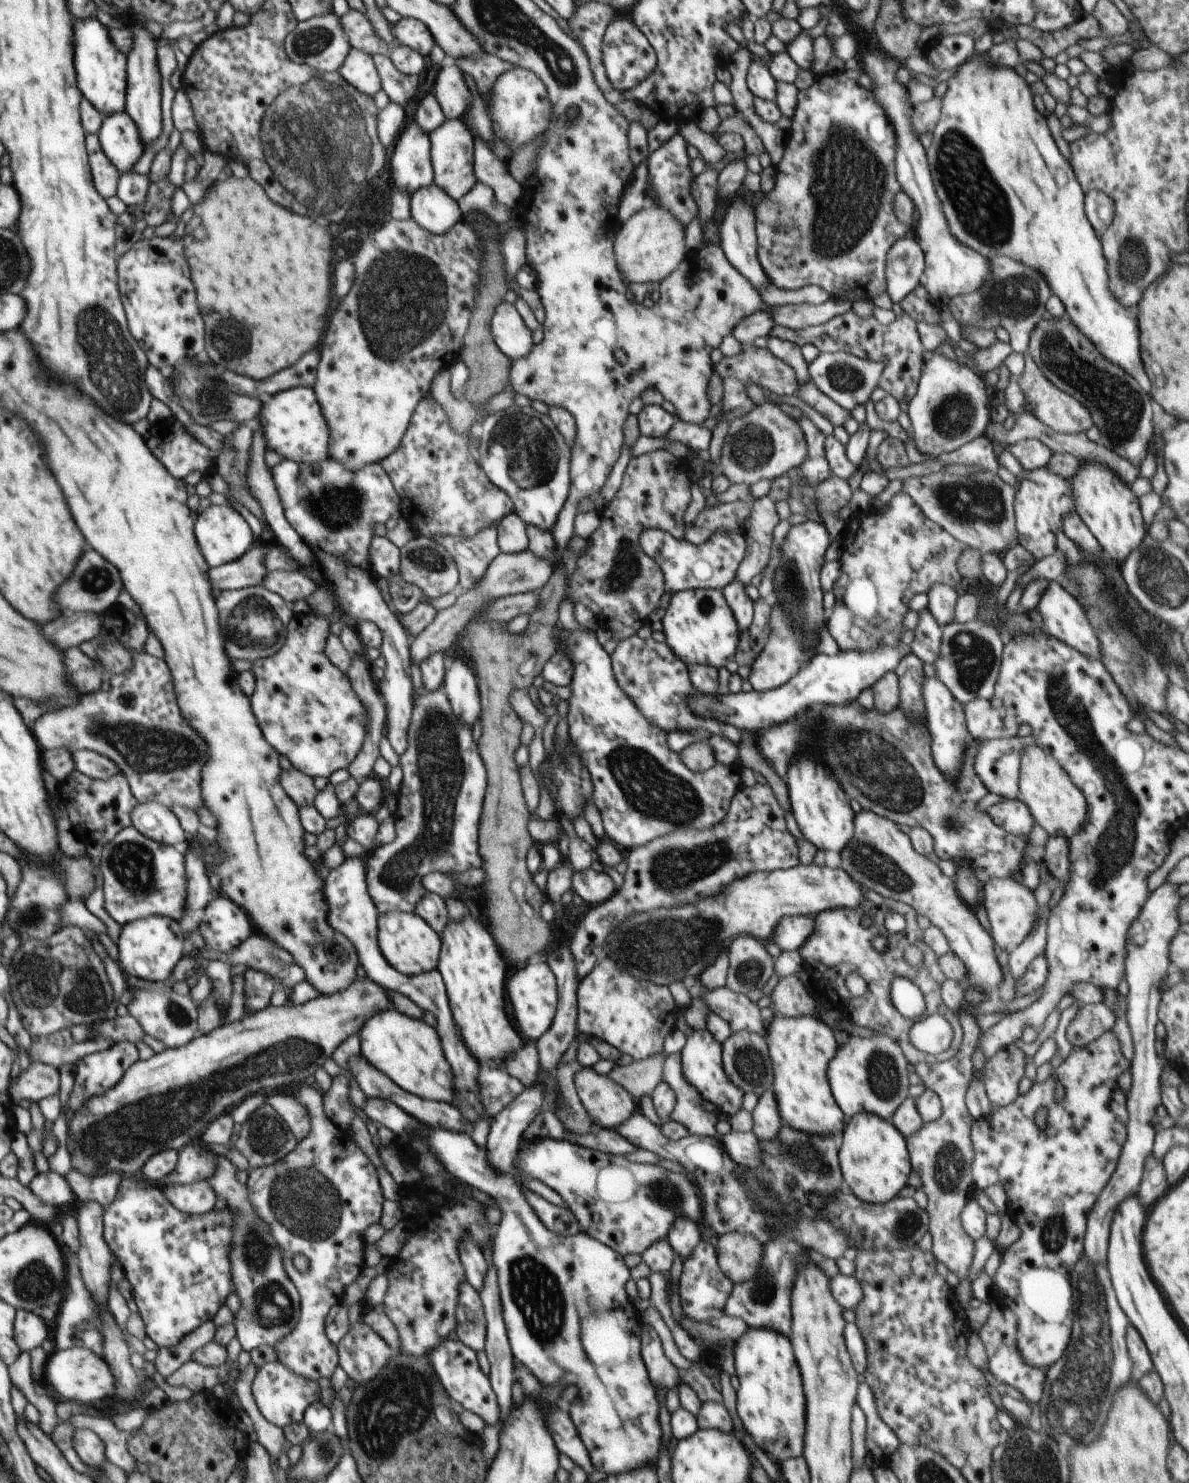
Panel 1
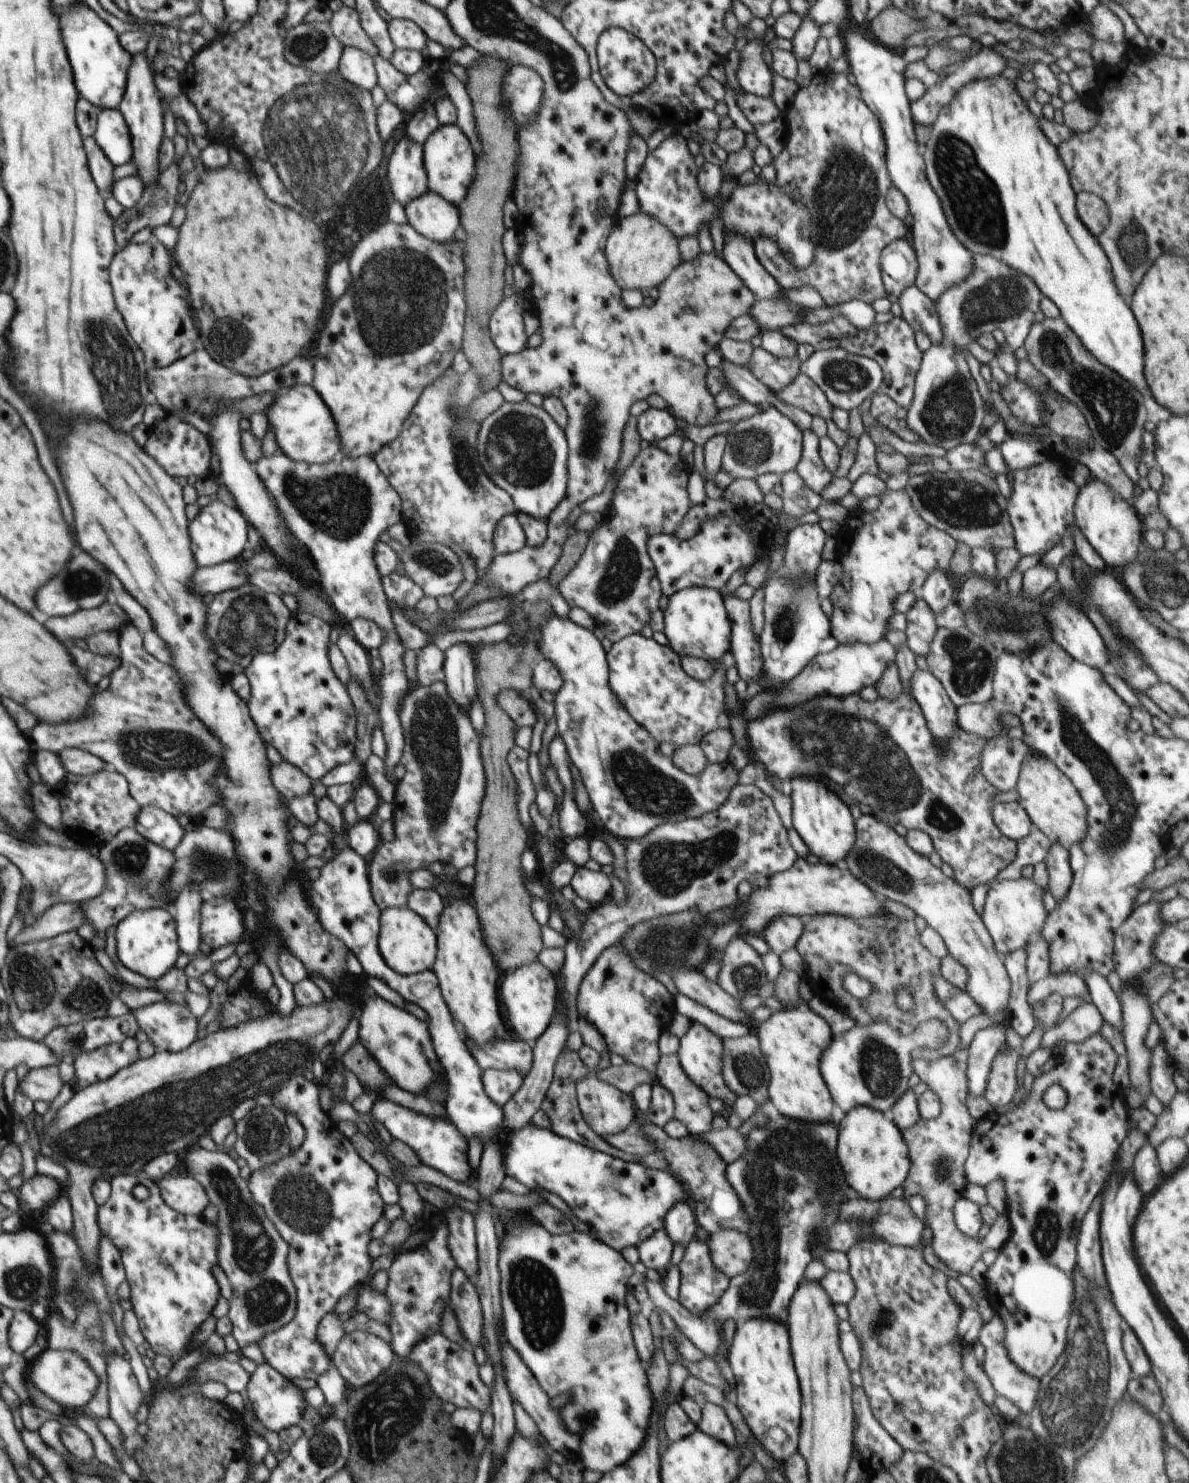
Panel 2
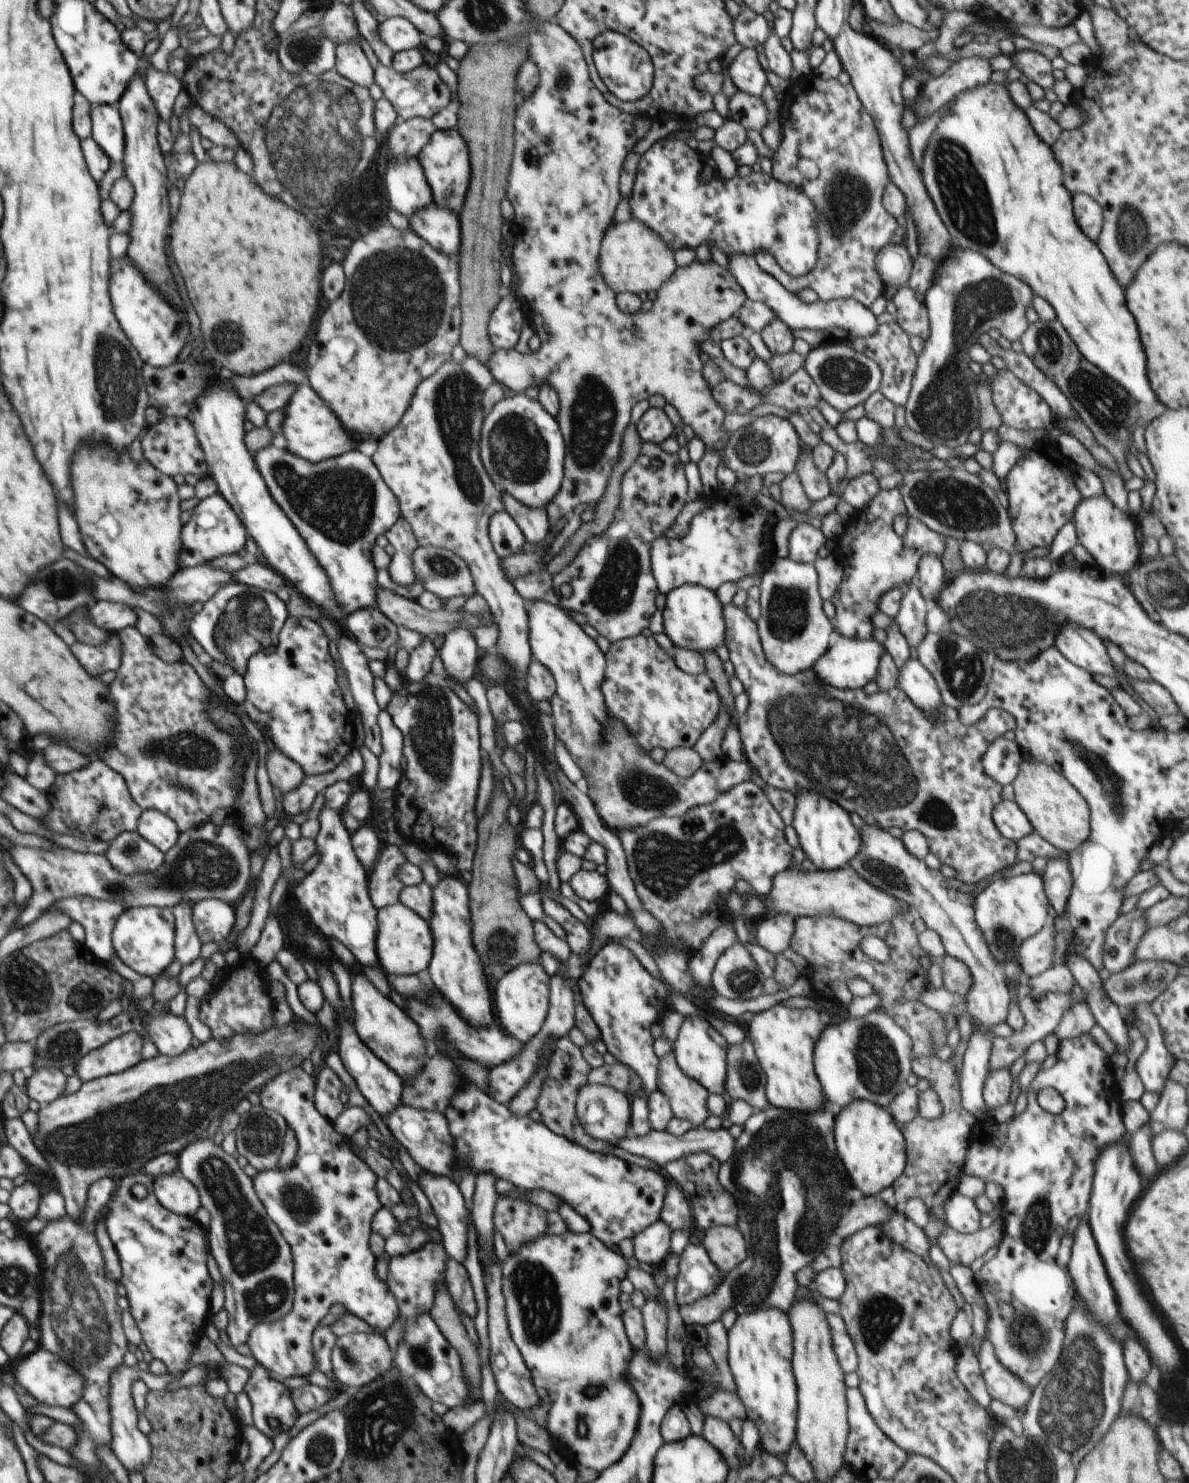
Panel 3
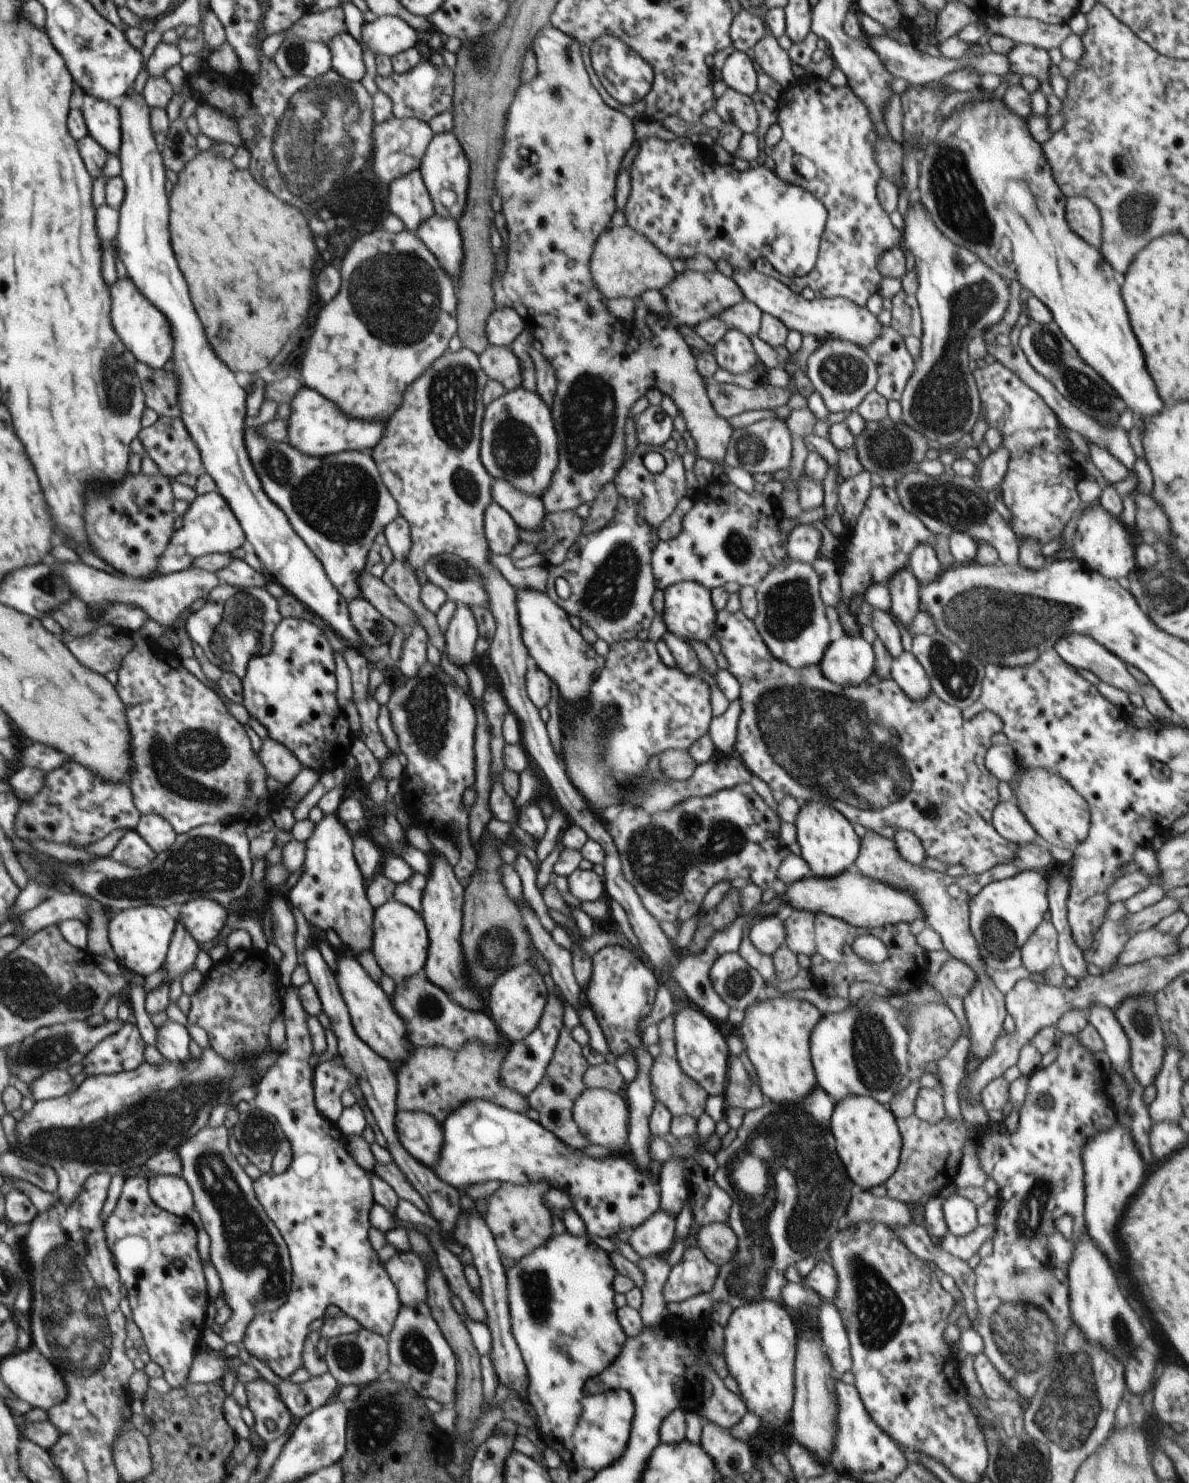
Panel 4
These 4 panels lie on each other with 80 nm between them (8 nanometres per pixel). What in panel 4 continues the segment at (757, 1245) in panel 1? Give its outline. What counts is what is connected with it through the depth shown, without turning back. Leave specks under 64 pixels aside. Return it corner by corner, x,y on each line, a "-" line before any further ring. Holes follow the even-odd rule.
729,1223
703,1226
698,1234
698,1244
717,1267
734,1259
740,1246
739,1238

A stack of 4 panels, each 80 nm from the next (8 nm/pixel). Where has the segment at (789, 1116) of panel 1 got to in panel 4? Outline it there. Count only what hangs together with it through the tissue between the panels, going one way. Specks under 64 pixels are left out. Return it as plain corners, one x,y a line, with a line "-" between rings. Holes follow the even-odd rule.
786,994
780,998
763,996
745,1010
740,1032
747,1055
756,1067
759,1085
766,1100
774,1103
800,1103
818,1086
811,1061
810,1037
822,1018
815,1005
793,1000

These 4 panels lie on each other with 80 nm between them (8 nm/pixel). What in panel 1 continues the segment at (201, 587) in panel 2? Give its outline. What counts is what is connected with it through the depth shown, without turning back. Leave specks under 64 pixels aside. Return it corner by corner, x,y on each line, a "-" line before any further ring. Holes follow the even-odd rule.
257,542
238,560
210,567
208,574
212,586
229,591
262,585
267,573
264,562
269,551
267,547
270,548
270,543

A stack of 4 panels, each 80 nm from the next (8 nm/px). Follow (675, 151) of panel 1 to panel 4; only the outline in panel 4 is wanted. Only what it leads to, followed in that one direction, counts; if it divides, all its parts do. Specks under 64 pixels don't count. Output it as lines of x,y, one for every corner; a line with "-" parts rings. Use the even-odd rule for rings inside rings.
647,137
640,146
640,153
636,156
631,167
631,191
626,206
623,208
628,226
636,229
648,237
670,260
673,258
691,259
696,255
706,255
715,263
719,258
728,260
733,270
747,269
754,266
756,260
766,259
772,266
788,278
803,277
814,267
819,255
819,246
824,236
827,223
827,208
813,194
798,185
784,182
779,179
769,167
759,166
757,169
748,169
740,172
733,164
722,166
714,158
712,148
705,148
701,144
695,145
688,137
677,137
672,141
664,141
657,137

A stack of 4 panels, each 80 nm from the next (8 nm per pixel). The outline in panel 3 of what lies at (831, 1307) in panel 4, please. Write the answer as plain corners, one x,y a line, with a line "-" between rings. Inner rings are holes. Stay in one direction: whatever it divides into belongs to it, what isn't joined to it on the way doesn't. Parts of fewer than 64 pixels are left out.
827,1314
827,1321
830,1325
831,1335
833,1338
834,1352
838,1362
845,1374
857,1372
858,1355
855,1344
847,1331
844,1319
841,1315

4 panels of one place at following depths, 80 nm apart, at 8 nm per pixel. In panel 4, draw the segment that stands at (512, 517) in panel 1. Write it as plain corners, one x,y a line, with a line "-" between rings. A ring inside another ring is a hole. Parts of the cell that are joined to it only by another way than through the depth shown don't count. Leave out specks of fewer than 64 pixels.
498,503
488,505
485,510
485,535
492,554
510,557
514,546
519,543
517,522

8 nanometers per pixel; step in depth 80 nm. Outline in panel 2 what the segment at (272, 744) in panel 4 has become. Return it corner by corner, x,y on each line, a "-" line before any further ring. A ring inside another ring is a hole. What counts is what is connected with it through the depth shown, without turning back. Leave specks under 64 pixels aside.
288,761
272,764
271,779
287,803
311,793
311,778

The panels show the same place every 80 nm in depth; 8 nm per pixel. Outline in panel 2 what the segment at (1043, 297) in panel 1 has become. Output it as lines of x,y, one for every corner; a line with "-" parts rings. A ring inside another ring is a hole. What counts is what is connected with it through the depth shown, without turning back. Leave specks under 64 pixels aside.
974,255
972,274
958,287
950,287
937,301
935,309
943,330
943,342
940,346
932,345
923,353
920,368
915,376
915,391
912,402
907,408
907,426
928,444
942,446
946,451
961,444
974,443
982,428
982,420
986,416
985,401
982,399
976,381
970,373
964,352
966,346
984,334
1000,328
1006,337
1005,348
1012,353
1025,345
1026,337
1034,324
1036,312
1040,310
1038,302
1042,298
1038,286
1026,274
1018,274
1006,262
996,260
992,255

